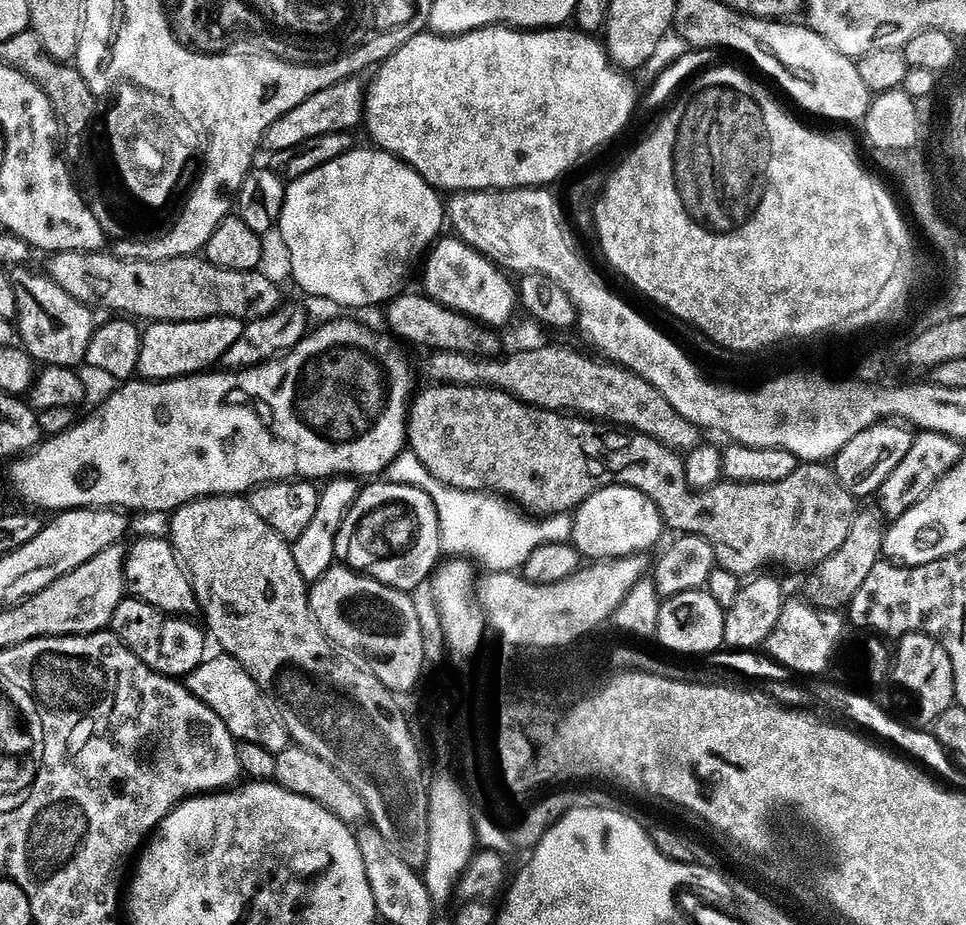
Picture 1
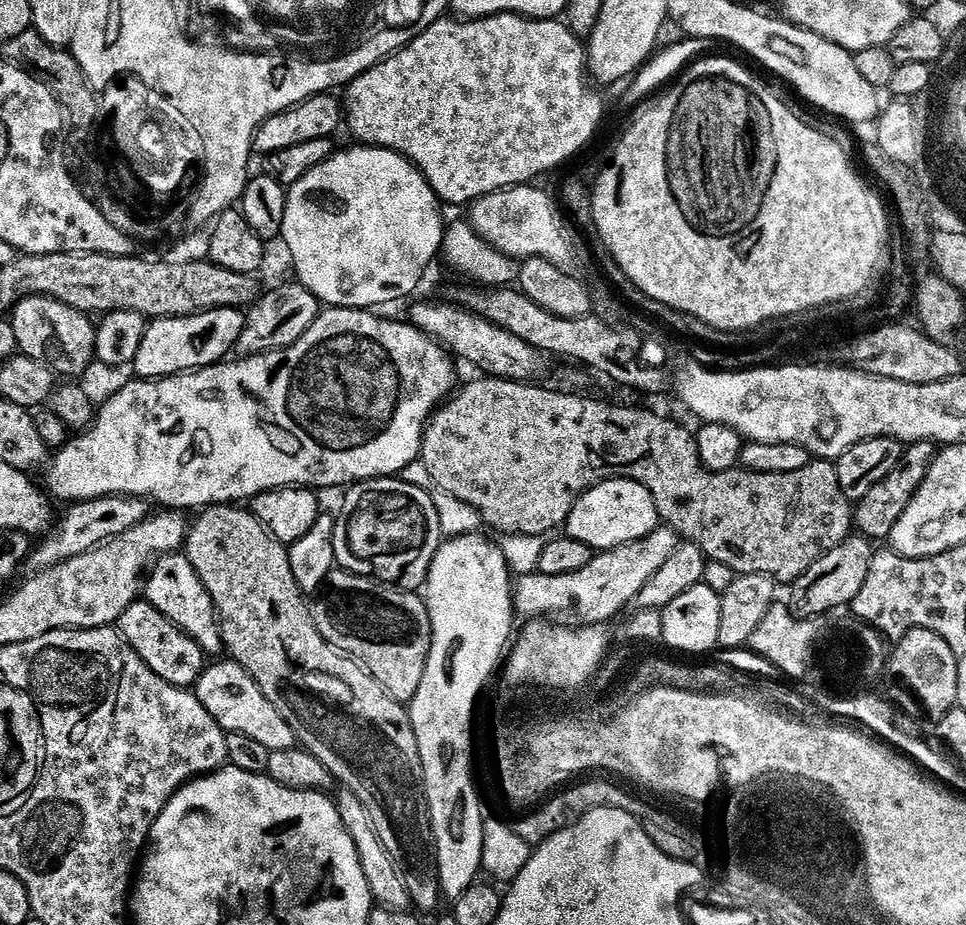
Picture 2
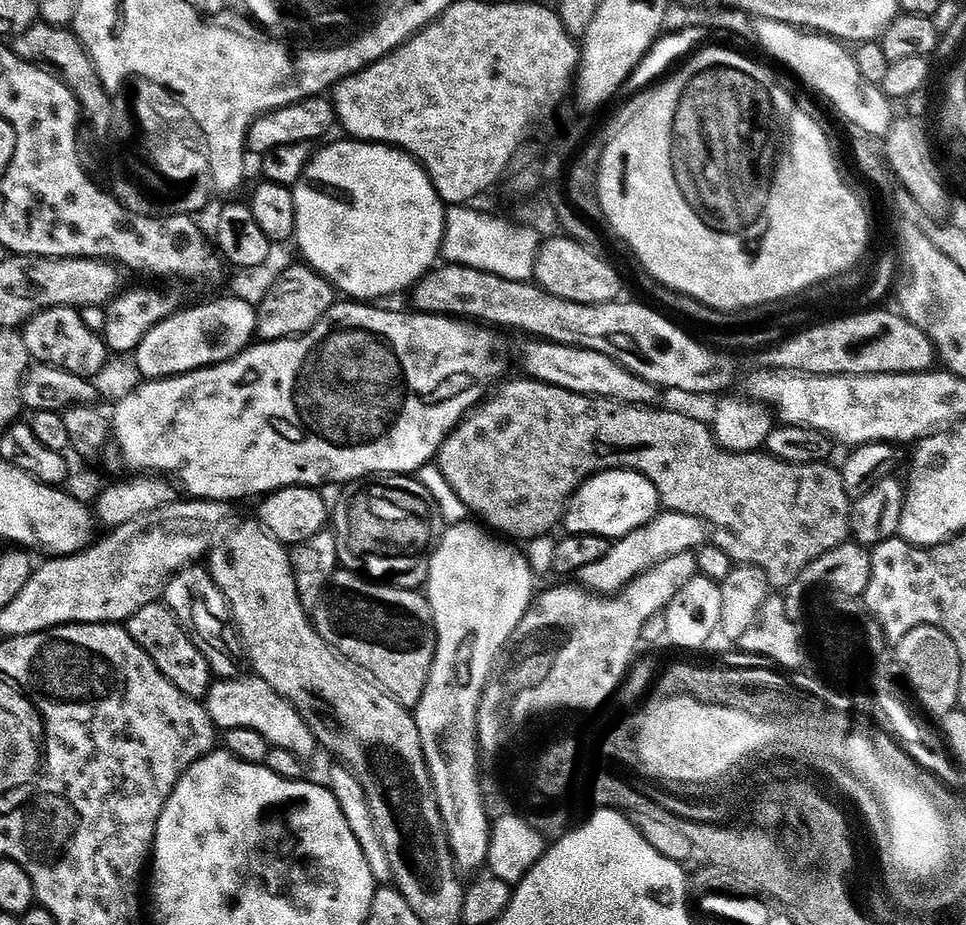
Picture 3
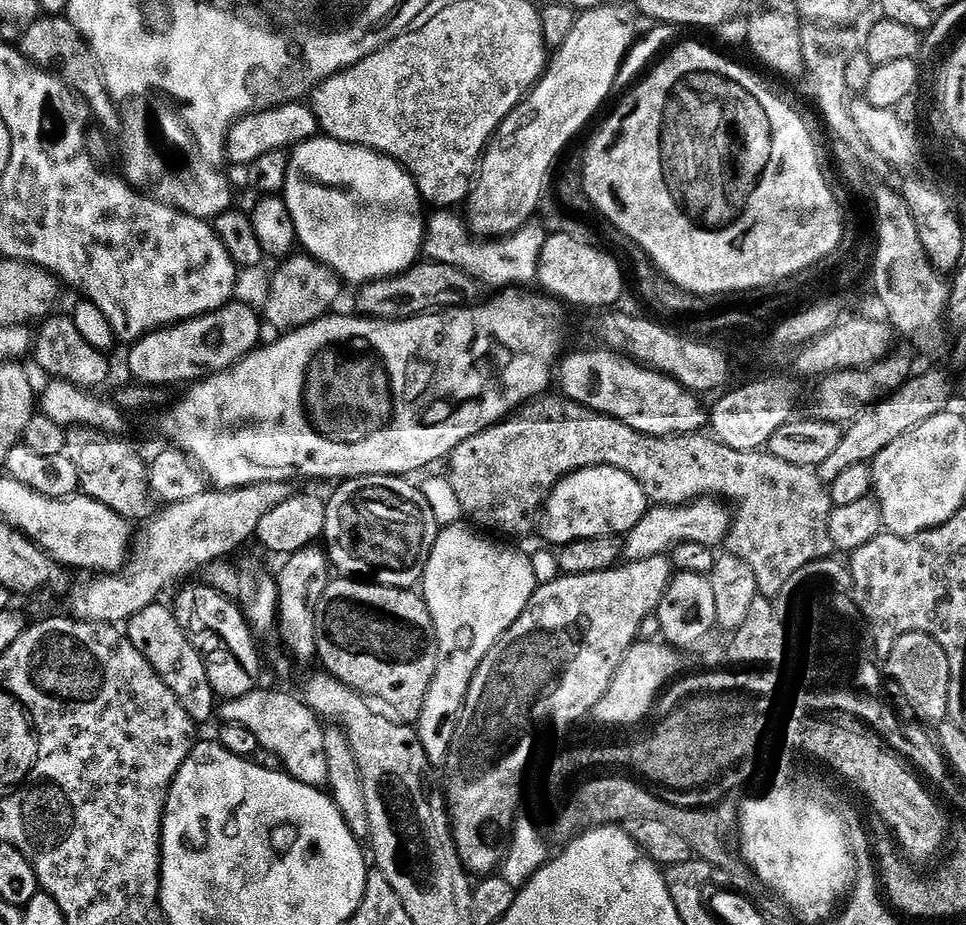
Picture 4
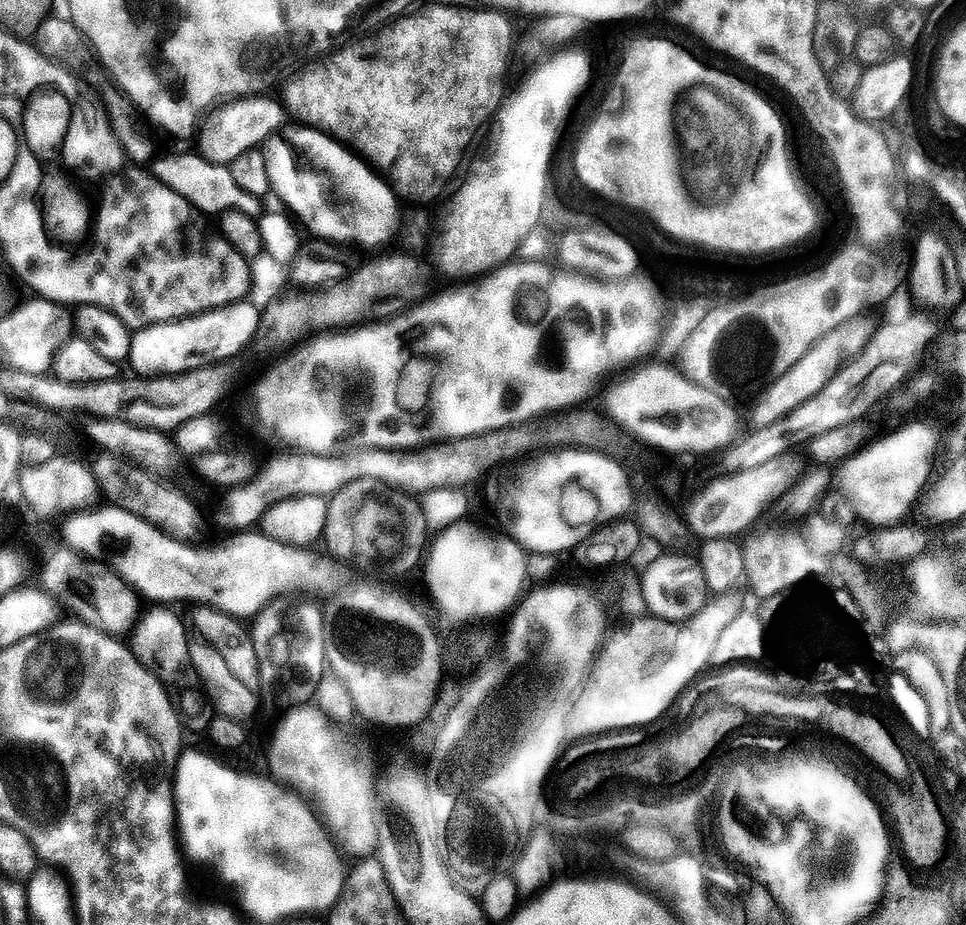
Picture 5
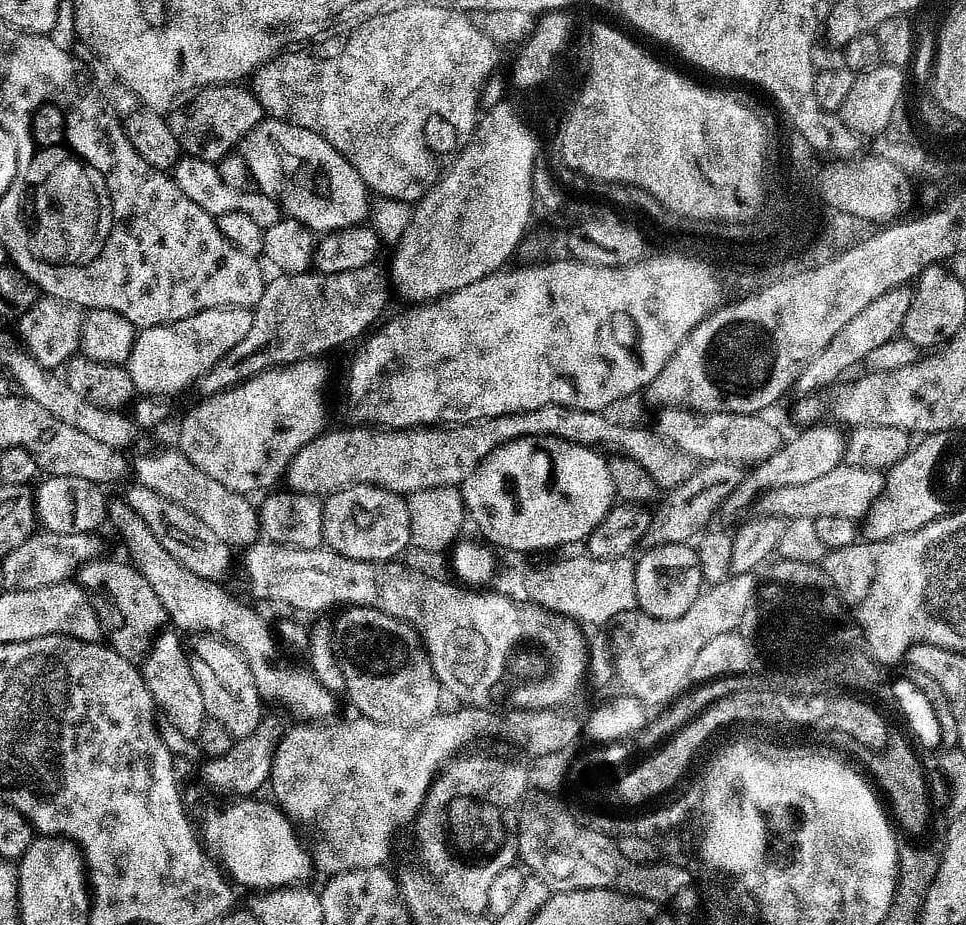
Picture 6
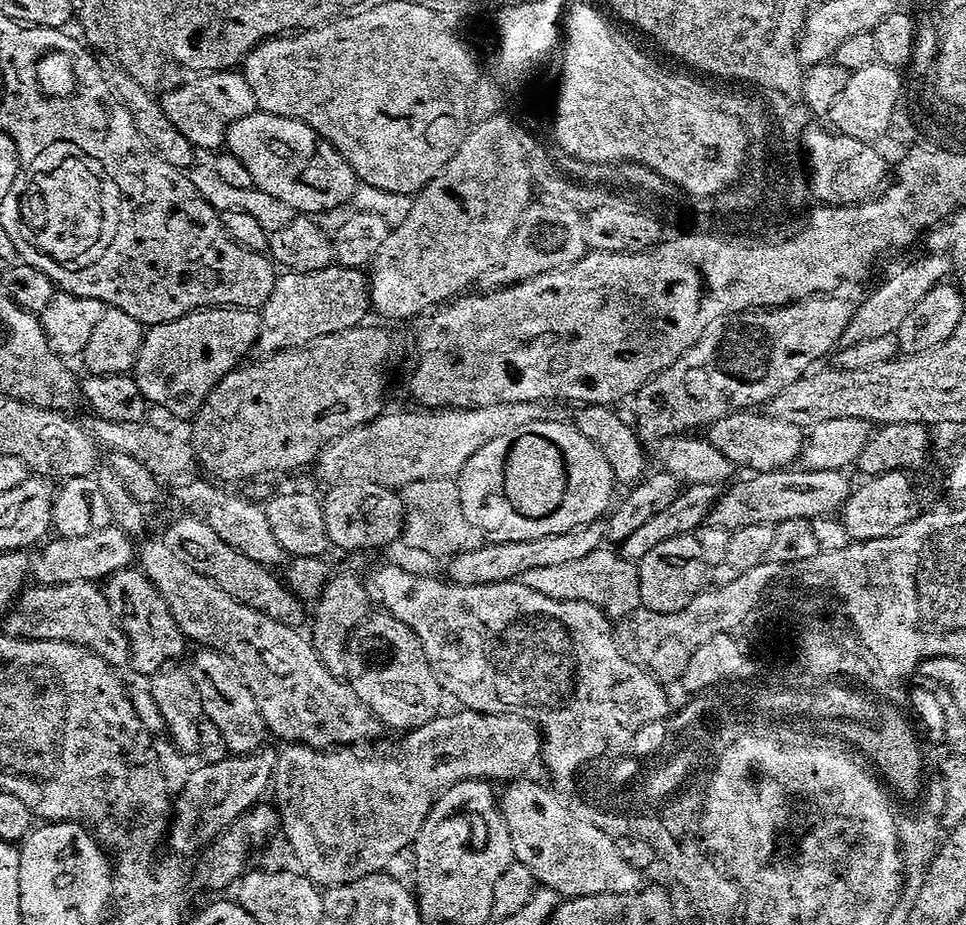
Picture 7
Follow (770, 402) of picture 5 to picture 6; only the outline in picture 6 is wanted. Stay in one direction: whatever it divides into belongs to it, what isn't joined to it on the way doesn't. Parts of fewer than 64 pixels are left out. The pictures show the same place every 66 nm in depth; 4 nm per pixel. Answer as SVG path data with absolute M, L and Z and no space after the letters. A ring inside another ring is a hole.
M909 287L896 288L894 291L888 291L875 302L870 302L866 309L848 322L838 337L834 338L830 346L814 360L808 364L806 370L799 376L795 389L799 395L809 396L822 392L822 389L838 381L840 376L844 375L854 366L865 363L865 360L884 344L897 339L904 329L906 317L910 312L910 306L913 305L915 293Z

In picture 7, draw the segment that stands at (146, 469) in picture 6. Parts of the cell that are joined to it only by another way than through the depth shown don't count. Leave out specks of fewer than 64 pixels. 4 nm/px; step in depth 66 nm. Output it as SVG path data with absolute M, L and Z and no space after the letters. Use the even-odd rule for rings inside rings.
M190 480L179 485L180 488L177 490L176 496L184 504L204 508L207 524L220 536L222 541L226 542L236 552L242 553L250 560L267 568L275 568L274 566L278 565L283 559L285 560L286 553L274 537L267 509L263 505L258 506L240 496L230 494L226 492L227 489L217 486L211 481L196 481Z

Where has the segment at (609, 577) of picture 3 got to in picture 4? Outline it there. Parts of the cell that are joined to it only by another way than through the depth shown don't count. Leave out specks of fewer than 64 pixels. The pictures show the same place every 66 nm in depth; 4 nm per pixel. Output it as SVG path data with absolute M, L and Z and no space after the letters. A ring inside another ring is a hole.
M701 498L683 506L653 507L627 533L623 543L623 555L627 561L638 561L651 556L663 556L680 543L696 542L715 549L728 539L730 531L730 512L719 499Z

